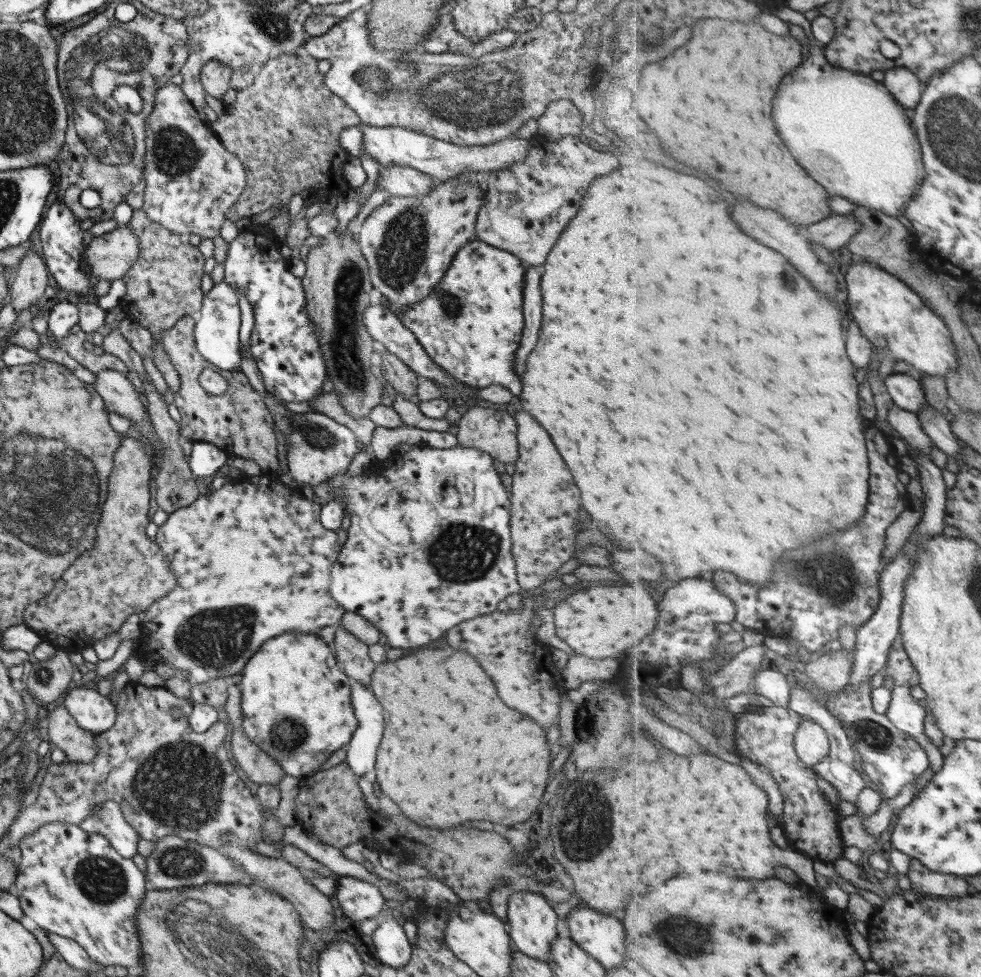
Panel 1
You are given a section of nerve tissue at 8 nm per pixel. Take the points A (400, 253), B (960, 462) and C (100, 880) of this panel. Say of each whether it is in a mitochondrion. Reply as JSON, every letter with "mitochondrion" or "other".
{"A":"mitochondrion","B":"other","C":"mitochondrion"}

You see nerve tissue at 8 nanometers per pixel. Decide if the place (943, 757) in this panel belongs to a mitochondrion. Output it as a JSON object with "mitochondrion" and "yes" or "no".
{"mitochondrion":"no"}

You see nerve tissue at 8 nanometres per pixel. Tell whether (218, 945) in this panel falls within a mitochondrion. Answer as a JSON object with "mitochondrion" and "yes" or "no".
{"mitochondrion":"yes"}

